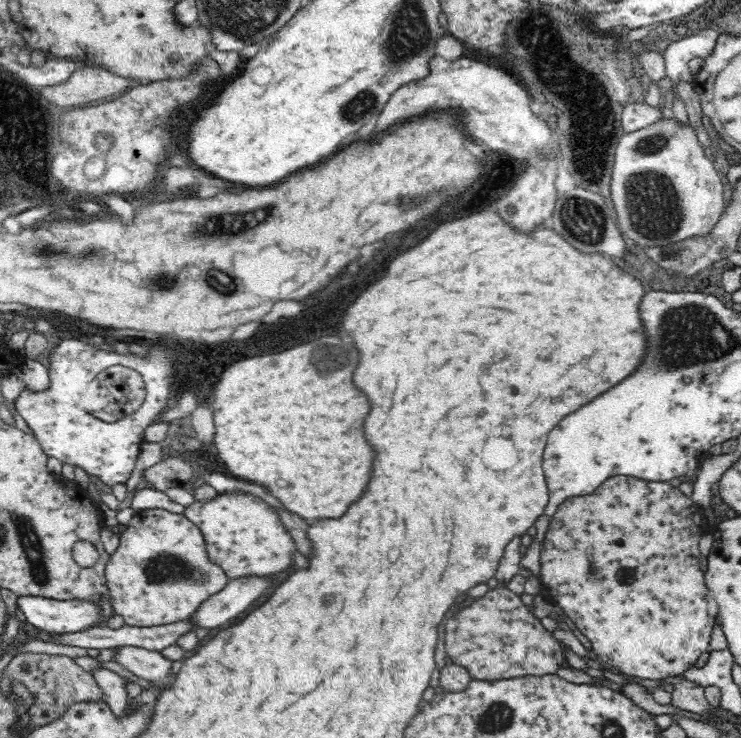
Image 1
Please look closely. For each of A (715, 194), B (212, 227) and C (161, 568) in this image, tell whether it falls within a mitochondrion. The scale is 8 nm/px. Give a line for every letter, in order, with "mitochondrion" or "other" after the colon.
A: other
B: mitochondrion
C: mitochondrion

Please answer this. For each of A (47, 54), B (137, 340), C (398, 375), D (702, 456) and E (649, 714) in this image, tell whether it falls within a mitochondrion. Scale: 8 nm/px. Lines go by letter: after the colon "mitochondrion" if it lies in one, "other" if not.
A: other
B: other
C: other
D: other
E: other

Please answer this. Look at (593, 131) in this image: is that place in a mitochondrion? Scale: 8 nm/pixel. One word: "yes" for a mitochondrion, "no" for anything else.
yes

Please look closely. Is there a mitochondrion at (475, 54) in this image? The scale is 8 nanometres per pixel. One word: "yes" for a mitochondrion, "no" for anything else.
no

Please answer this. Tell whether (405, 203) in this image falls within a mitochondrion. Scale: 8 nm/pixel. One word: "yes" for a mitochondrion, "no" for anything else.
yes

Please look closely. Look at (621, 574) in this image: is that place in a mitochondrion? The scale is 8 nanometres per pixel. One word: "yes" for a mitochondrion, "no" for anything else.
yes

